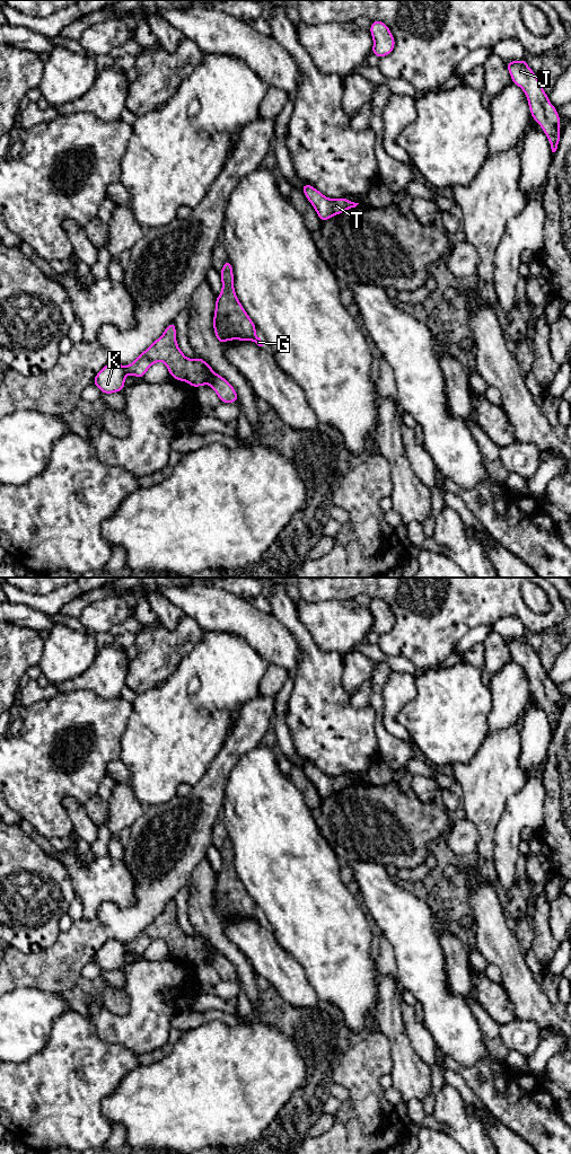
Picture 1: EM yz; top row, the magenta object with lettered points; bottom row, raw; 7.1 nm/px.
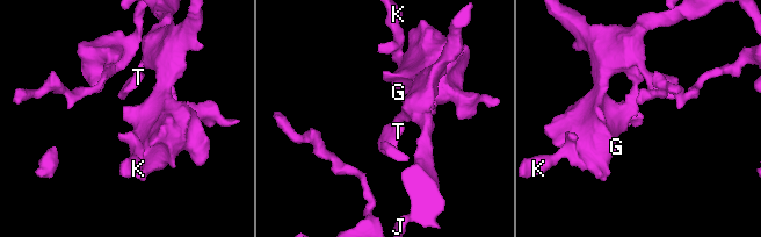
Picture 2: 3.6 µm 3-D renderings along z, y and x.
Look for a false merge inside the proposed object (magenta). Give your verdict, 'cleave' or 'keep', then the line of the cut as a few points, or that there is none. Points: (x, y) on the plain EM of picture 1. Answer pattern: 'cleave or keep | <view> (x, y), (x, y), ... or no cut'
keep | no cut

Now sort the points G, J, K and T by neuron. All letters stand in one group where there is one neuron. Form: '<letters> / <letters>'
G J K T

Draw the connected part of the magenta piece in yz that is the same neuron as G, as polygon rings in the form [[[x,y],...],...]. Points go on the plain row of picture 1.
[[[229,837],[223,840],[219,852],[222,866],[216,875],[213,893],[213,908],[219,920],[222,923],[226,918],[239,917],[252,918],[263,924],[261,916],[255,913],[256,904],[235,871],[232,843]]]

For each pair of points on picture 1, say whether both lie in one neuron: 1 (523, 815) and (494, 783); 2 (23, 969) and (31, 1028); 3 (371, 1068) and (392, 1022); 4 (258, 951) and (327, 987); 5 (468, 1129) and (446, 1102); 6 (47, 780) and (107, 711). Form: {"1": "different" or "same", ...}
{"1": "different", "2": "different", "3": "different", "4": "different", "5": "same", "6": "same"}

